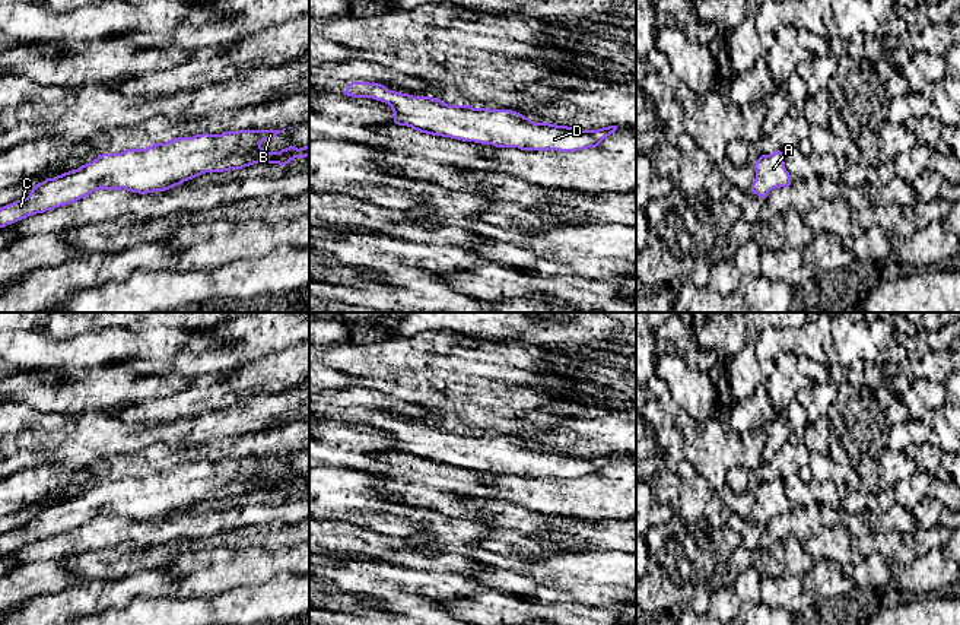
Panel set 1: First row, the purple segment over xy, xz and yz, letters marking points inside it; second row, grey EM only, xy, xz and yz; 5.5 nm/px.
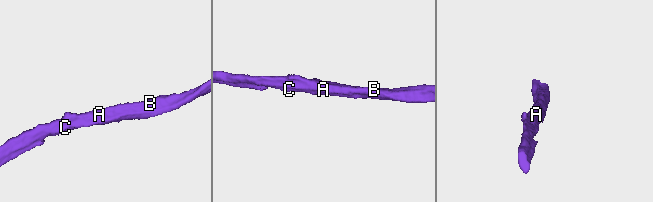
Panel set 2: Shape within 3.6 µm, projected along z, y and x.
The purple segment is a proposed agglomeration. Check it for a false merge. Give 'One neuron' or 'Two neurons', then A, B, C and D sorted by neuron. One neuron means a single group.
One neuron. Groups: A B C D

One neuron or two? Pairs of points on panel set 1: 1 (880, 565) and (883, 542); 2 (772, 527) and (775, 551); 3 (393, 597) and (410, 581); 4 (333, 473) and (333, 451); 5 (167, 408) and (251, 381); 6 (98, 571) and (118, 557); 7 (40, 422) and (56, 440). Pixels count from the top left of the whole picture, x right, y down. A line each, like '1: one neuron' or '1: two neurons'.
1: two neurons
2: two neurons
3: two neurons
4: two neurons
5: one neuron
6: one neuron
7: one neuron

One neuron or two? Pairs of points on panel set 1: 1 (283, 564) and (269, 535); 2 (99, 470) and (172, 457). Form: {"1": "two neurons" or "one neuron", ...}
{"1": "two neurons", "2": "one neuron"}

